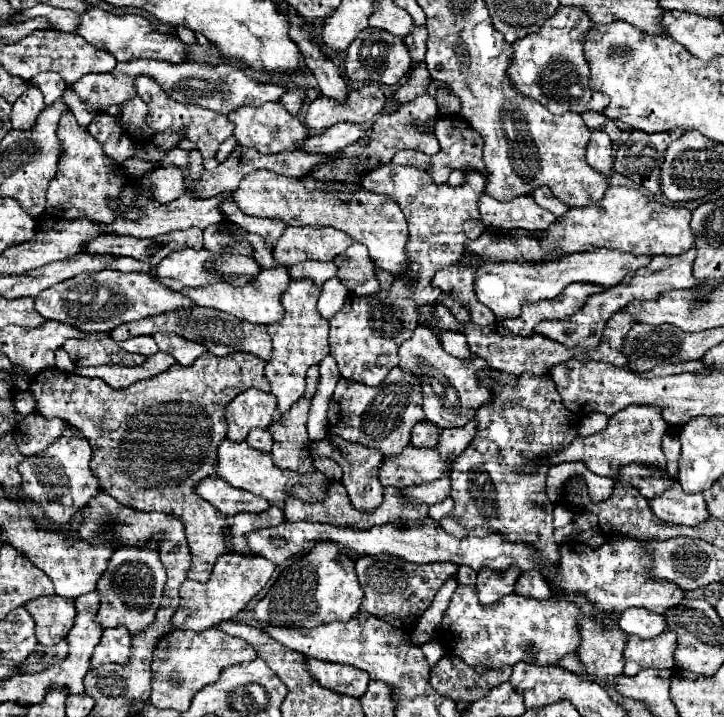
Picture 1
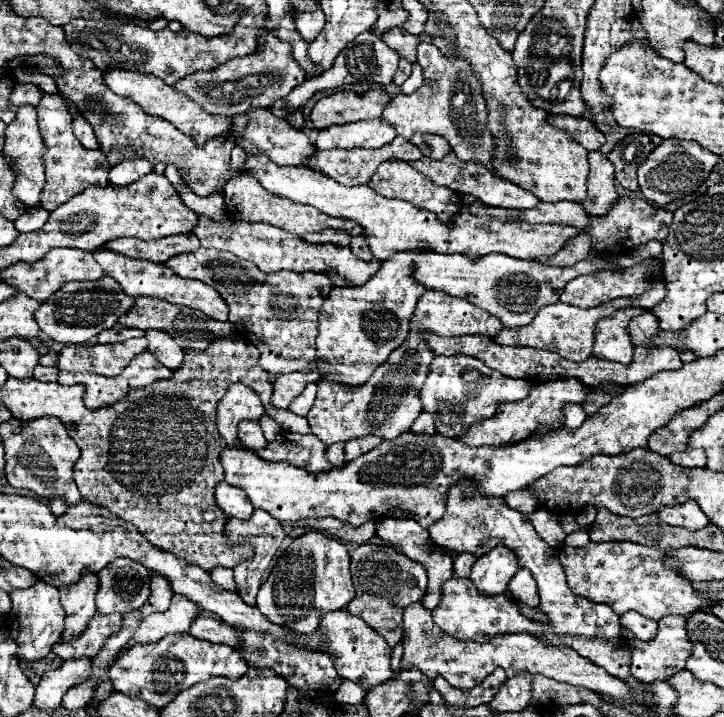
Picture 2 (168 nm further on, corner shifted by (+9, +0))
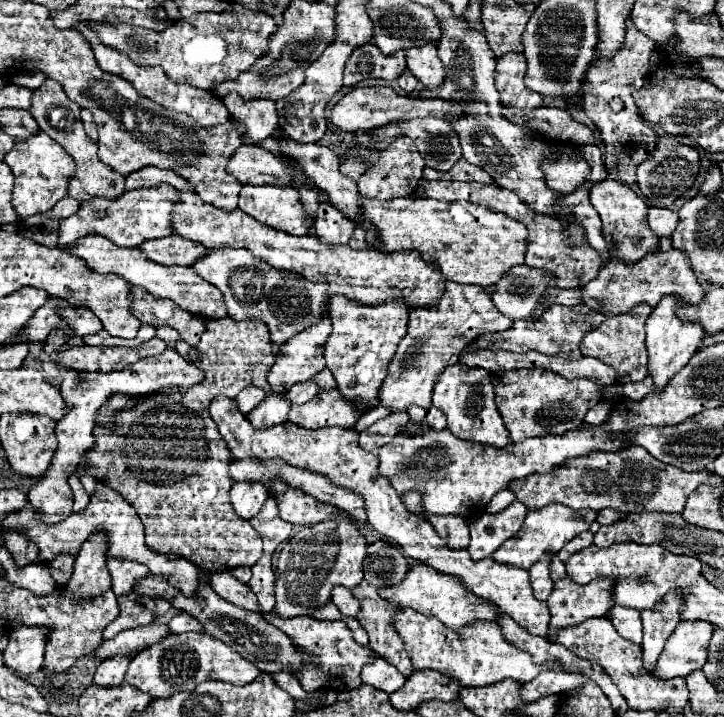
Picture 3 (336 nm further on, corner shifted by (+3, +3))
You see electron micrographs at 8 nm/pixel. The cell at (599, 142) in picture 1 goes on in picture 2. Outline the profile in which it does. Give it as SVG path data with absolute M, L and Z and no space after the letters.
M590 152L590 176L588 176L588 194L584 198L584 210L590 216L604 216L612 208L612 204L620 198L614 184L614 164L608 162L604 154Z

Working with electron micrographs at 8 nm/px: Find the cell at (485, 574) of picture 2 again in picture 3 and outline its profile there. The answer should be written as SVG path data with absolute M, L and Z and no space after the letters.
M548 505L546 509L538 511L529 511L520 527L520 531L506 539L494 553L494 561L504 563L504 565L514 565L520 569L528 569L532 563L540 561L542 553L558 553L566 541L576 537L582 531L588 531L590 523L596 519L596 513L592 509L586 511L574 511L566 505Z

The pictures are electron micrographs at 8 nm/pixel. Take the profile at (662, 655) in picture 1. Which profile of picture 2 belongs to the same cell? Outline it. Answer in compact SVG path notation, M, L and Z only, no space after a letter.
M664 616L664 620L658 622L658 634L652 642L640 642L630 640L630 652L632 652L632 676L640 682L654 682L654 680L668 680L676 672L686 668L688 656L692 656L692 640L686 630L686 618L684 616Z

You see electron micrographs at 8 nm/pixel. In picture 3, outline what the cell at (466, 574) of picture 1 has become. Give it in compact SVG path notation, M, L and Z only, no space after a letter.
M514 501L504 511L490 515L484 513L470 523L468 553L474 561L492 555L512 533L518 533L528 509L520 501Z

